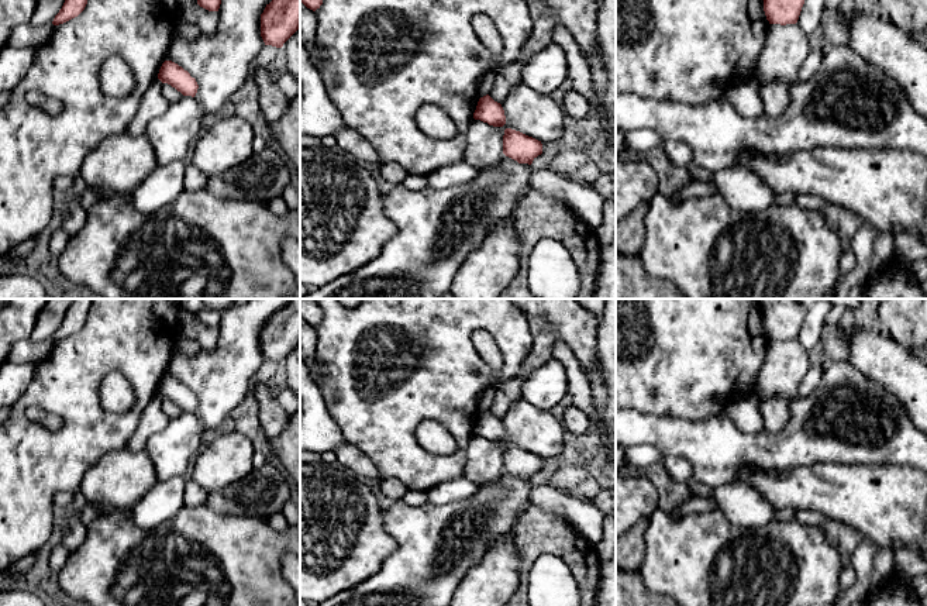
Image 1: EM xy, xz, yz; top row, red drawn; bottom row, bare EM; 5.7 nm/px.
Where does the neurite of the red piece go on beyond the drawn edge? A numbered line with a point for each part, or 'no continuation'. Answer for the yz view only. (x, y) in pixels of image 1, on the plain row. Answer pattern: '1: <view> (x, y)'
no continuation

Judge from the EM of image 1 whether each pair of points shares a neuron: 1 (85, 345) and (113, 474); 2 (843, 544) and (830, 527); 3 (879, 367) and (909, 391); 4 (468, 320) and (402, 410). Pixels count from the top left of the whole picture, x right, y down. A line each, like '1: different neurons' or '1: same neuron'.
1: different neurons
2: same neuron
3: same neuron
4: same neuron

